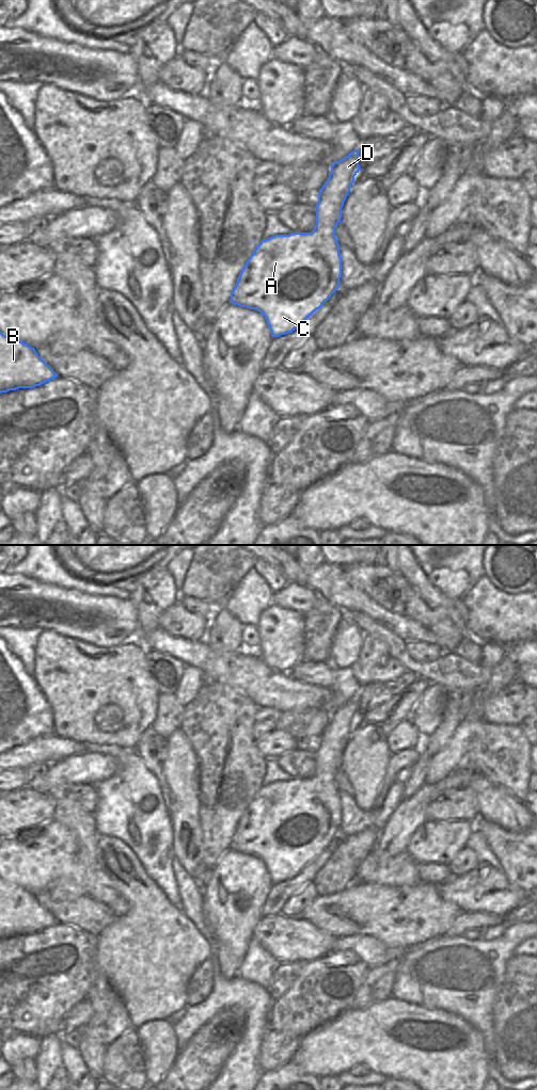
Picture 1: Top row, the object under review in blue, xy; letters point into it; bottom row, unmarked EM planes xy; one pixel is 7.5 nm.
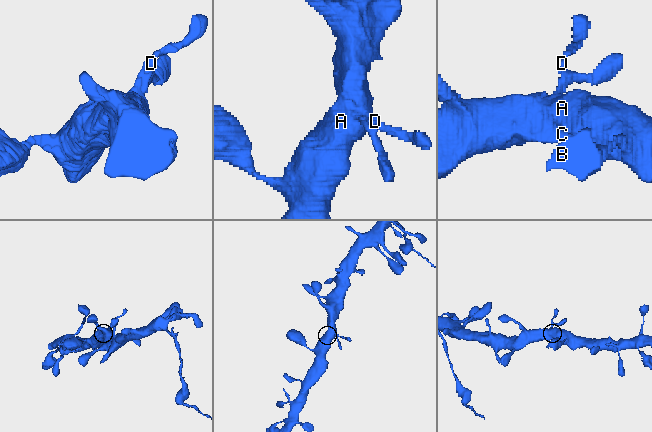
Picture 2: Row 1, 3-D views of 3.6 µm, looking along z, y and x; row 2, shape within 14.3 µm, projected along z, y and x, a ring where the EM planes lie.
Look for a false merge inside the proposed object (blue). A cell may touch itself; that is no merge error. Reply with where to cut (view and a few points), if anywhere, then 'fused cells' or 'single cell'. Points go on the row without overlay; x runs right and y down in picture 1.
no cut; single cell

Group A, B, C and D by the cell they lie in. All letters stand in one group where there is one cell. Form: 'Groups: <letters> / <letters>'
Groups: A B C D.

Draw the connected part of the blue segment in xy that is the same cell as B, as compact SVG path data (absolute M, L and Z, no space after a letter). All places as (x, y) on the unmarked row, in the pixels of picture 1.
M0 879L0 940L33 934L54 924L53 915L34 894Z

